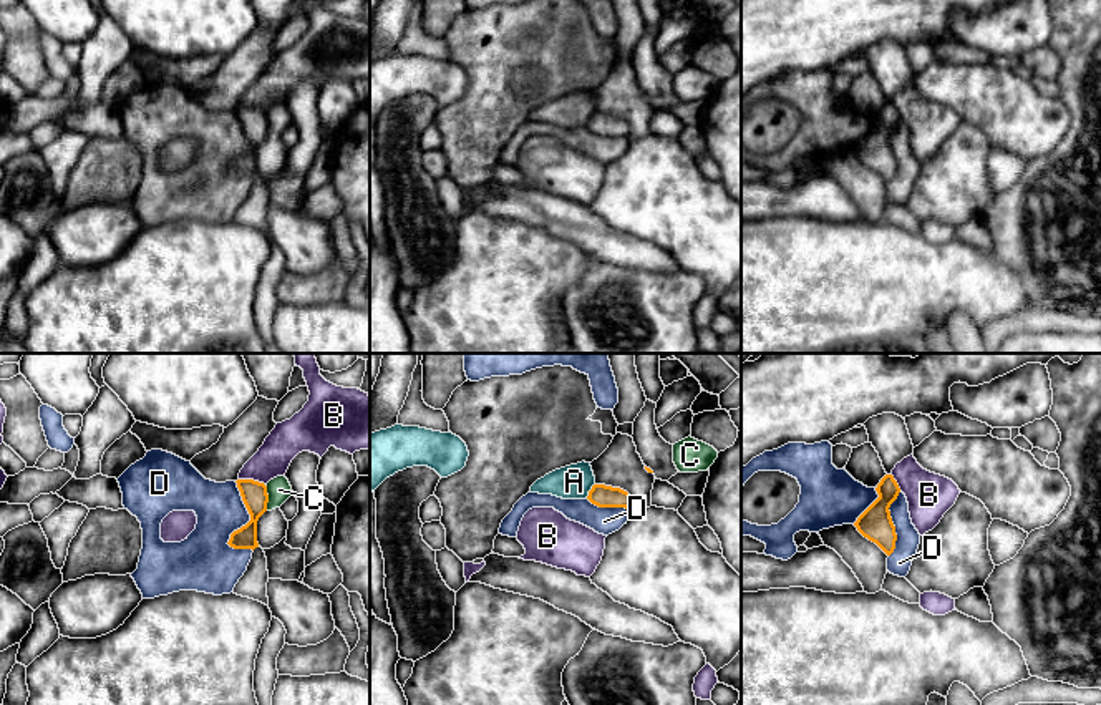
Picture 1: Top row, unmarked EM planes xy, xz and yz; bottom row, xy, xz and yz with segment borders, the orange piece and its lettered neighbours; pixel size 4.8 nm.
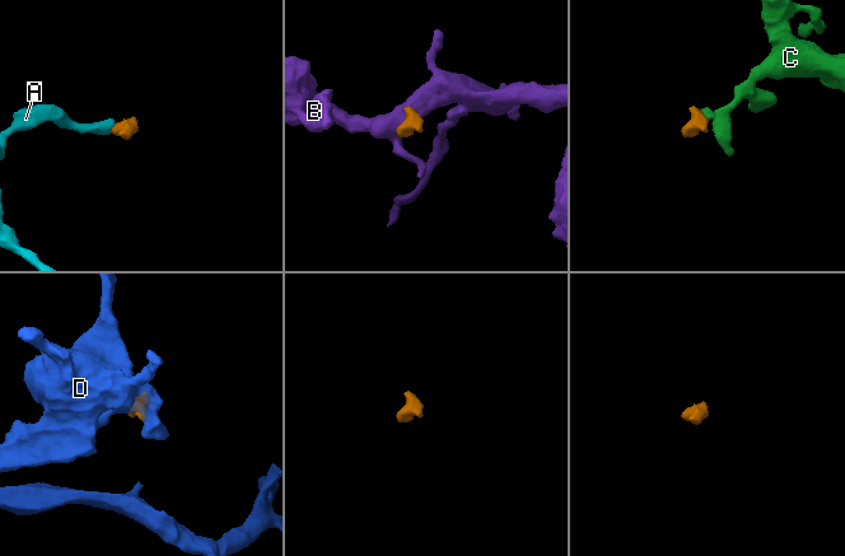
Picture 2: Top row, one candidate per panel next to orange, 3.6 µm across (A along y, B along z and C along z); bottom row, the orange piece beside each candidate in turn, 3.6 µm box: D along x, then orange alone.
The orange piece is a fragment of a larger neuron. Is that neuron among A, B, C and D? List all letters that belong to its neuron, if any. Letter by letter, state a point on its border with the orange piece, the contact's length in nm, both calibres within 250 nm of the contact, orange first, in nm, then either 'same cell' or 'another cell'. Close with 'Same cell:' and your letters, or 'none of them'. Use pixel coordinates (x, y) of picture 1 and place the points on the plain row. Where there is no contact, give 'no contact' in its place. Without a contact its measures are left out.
A: xz (589, 120) | 90 nm | 110/170 nm | another cell
B: xy (252, 108) | 130 nm | 130/170 nm | another cell
C: xy (267, 126) | 130 nm | 130/120 nm | another cell
D: xy (242, 155) | 360 nm | 130/280 nm | another cell
Same cell: none of them

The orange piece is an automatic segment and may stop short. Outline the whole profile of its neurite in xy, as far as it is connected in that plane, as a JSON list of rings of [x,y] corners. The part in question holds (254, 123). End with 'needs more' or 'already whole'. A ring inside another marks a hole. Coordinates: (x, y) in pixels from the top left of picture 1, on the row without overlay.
[[[237,108],[242,129],[250,143],[250,149],[240,158],[234,159],[229,174],[234,177],[252,177],[252,187],[247,199],[234,216],[234,222],[259,229],[269,234],[267,226],[267,186],[257,171],[257,149],[267,139],[269,123],[264,111],[254,108]]]; needs more

